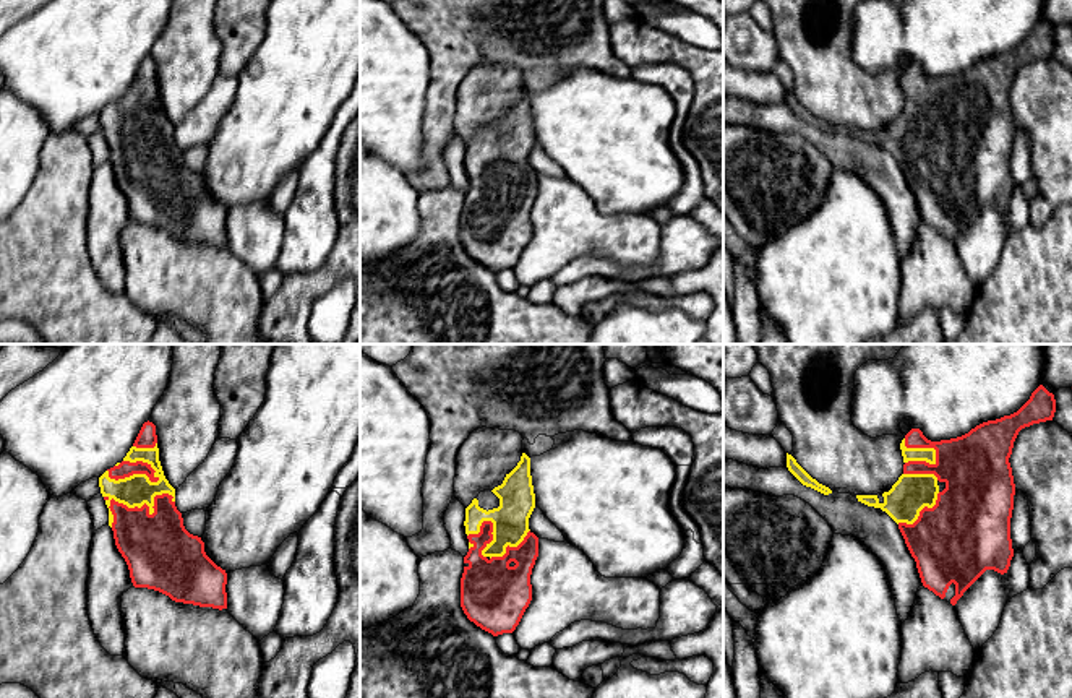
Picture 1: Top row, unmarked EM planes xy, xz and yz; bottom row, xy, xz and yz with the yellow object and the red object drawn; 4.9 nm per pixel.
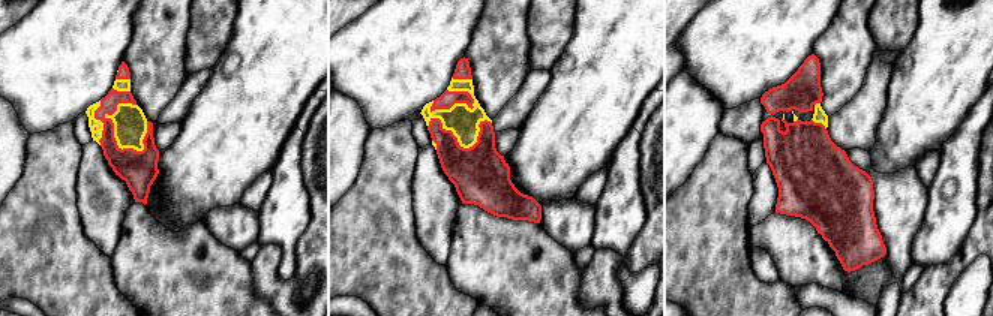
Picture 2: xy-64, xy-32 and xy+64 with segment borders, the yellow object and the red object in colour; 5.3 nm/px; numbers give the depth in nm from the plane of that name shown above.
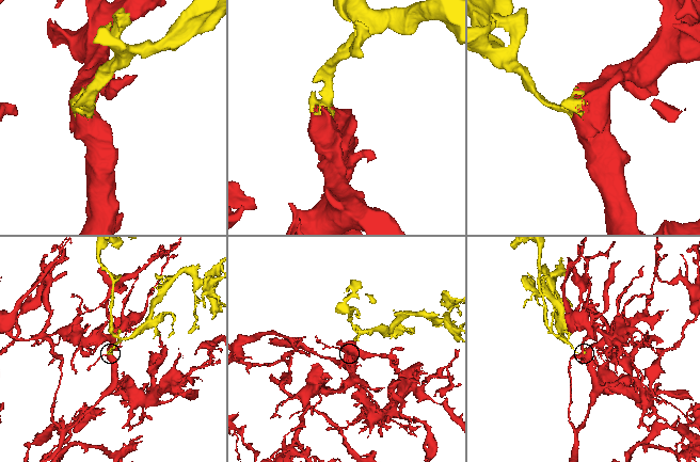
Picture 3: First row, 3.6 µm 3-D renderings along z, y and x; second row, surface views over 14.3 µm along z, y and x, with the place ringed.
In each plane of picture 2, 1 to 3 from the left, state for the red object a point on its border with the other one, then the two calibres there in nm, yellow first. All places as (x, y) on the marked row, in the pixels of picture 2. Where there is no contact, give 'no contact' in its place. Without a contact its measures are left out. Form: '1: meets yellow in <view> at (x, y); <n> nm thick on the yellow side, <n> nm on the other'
1: meets yellow in xy-64 at (114, 135); 180 nm thick on the yellow side, 190 nm on the other
2: meets yellow in xy-32 at (462, 146); 160 nm thick on the yellow side, 300 nm on the other
3: meets yellow in xy+64 at (819, 122); 70 nm thick on the yellow side, 380 nm on the other

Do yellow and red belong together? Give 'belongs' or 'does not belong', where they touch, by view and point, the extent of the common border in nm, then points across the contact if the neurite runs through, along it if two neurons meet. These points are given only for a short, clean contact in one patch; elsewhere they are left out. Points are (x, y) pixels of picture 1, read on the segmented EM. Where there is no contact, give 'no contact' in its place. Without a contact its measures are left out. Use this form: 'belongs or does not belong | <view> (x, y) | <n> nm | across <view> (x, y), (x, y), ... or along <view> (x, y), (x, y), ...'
belongs | xy (143, 504) | 360 nm

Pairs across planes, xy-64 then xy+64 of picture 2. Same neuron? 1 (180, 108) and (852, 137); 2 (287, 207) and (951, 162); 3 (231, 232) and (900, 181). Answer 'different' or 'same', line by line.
1: same
2: same
3: same

